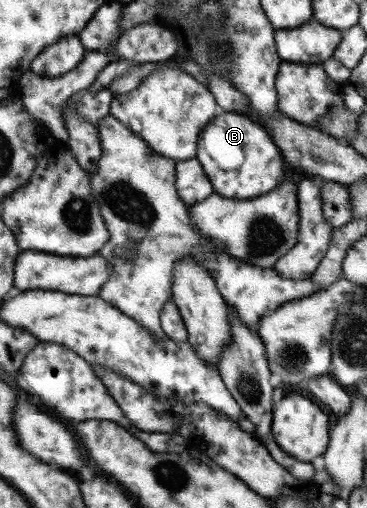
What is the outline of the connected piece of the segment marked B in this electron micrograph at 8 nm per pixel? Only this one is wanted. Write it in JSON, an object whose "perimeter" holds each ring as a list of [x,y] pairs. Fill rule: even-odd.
{"perimeter":[[[219,110],[198,134],[195,158],[212,184],[214,194],[230,199],[252,199],[272,191],[284,179],[283,157],[268,132],[239,112]]]}

